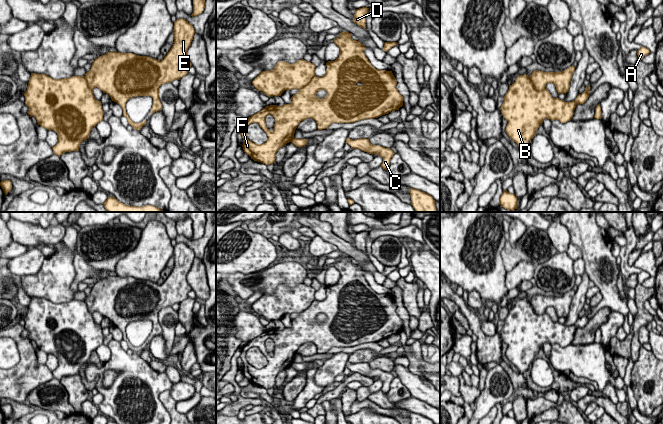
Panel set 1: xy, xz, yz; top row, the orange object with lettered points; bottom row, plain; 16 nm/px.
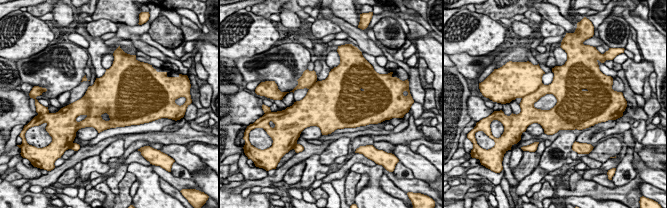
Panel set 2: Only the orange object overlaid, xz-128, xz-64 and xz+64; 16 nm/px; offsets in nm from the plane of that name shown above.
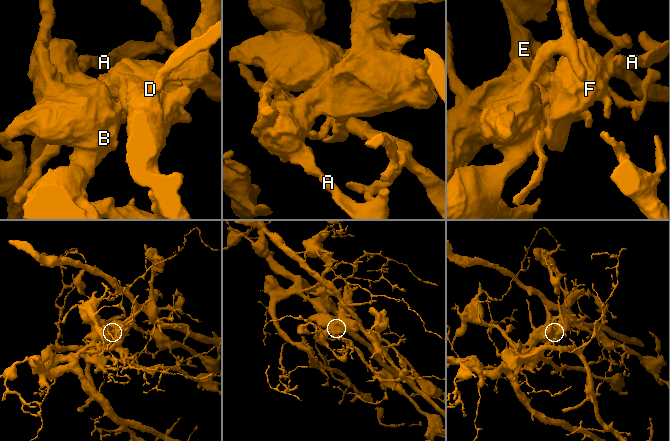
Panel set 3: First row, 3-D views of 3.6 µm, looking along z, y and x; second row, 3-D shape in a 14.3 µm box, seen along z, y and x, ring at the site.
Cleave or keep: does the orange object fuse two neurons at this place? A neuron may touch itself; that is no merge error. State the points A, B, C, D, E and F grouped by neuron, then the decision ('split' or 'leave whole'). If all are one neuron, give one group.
A D E F / B C | split

